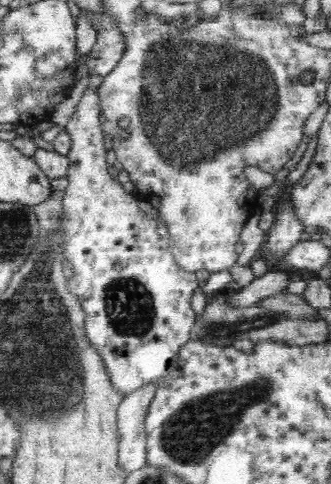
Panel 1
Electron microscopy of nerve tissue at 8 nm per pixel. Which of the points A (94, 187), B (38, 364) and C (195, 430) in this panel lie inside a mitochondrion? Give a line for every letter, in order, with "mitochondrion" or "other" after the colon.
A: other
B: mitochondrion
C: mitochondrion

